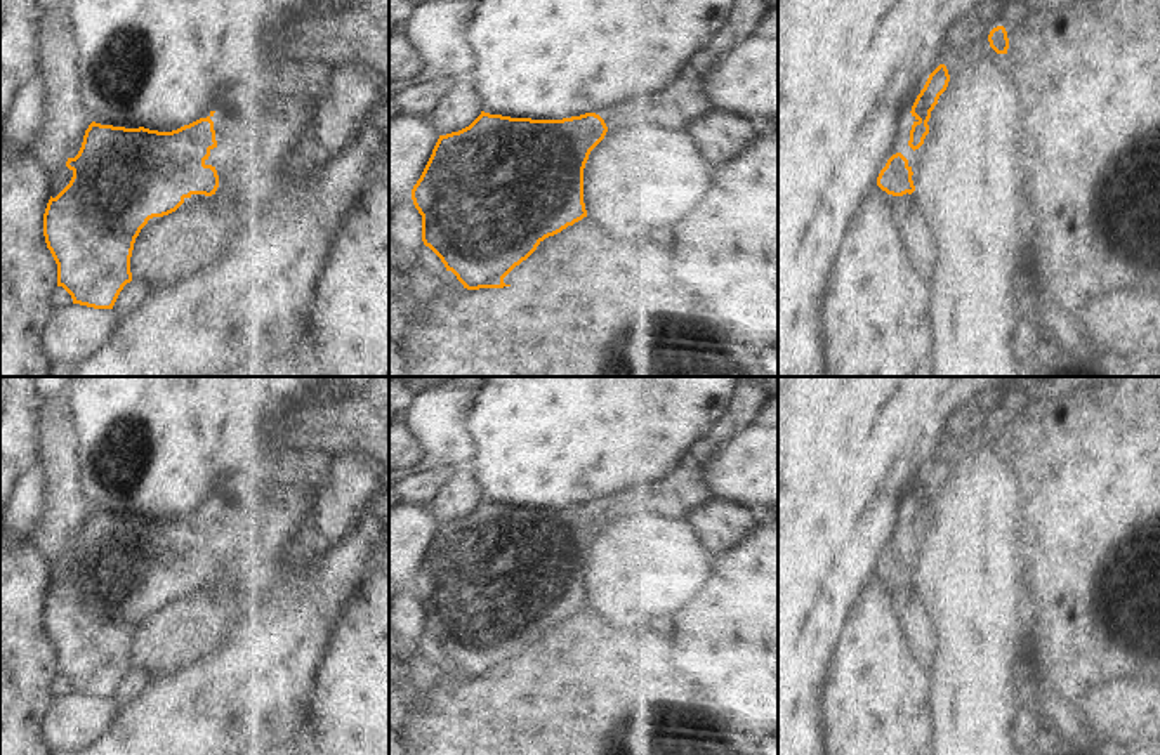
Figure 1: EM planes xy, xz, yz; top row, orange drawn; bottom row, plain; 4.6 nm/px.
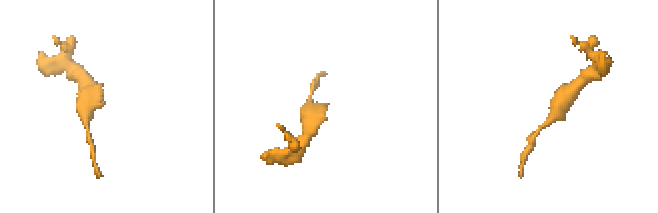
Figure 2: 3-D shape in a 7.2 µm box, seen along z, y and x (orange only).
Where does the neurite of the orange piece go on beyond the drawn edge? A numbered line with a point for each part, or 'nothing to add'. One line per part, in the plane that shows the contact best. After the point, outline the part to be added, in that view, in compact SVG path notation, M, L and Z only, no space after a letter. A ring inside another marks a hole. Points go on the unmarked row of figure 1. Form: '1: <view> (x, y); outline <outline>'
1: yz (905, 514); outline M903 502L900 514L898 514L898 529L896 529L896 540L901 542L906 538L908 529L910 529L910 519L912 519L913 510L910 509L910 502Z

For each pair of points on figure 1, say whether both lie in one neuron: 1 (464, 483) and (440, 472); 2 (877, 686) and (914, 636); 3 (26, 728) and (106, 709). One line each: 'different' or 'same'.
1: different
2: different
3: different

